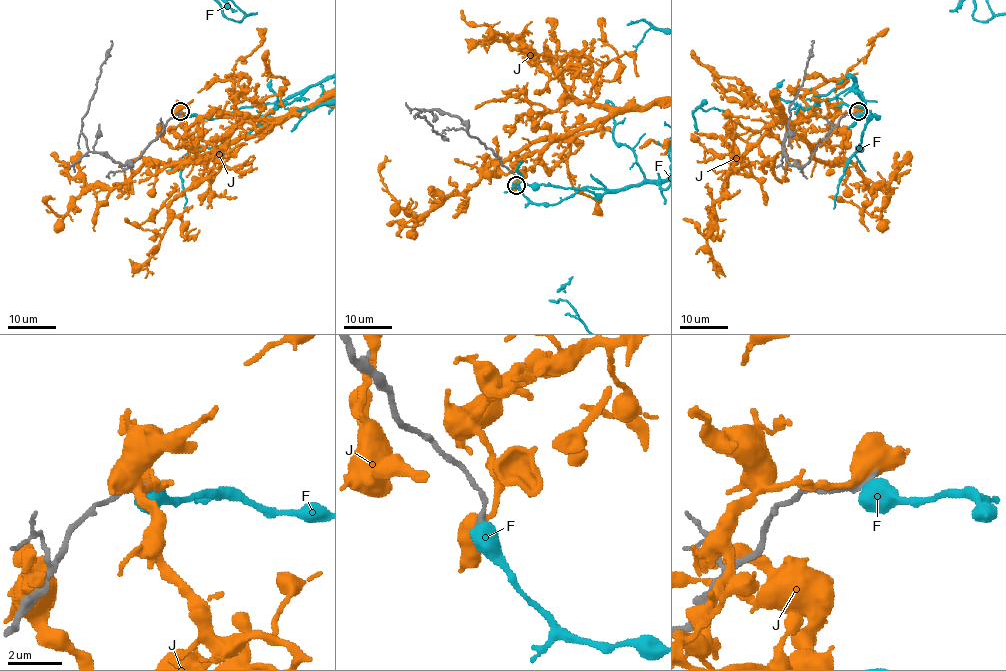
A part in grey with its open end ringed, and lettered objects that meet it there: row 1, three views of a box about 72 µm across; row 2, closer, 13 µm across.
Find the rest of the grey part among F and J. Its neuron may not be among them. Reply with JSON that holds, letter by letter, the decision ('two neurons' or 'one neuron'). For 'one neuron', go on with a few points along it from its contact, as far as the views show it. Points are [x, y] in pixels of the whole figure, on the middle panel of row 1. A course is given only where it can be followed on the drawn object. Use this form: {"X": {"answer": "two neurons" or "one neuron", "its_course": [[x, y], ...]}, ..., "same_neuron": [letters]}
{"F": {"answer": "two neurons"}, "J": {"answer": "two neurons"}, "same_neuron": []}

